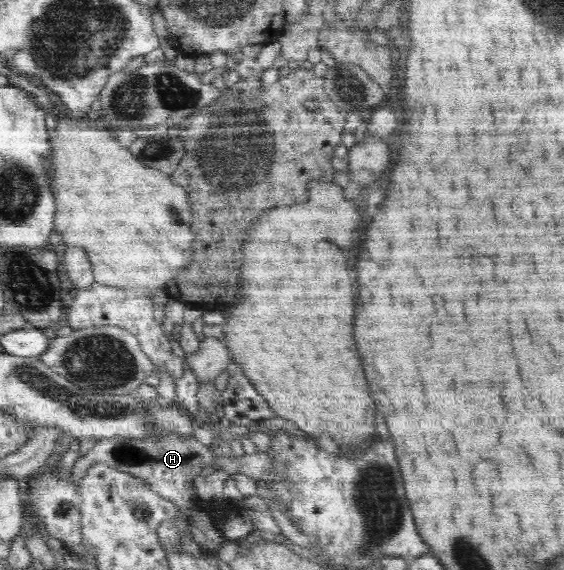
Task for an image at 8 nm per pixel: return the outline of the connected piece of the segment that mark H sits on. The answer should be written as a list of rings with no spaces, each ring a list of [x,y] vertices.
[[[164,431],[161,437],[152,437],[152,435],[144,438],[115,436],[97,441],[86,455],[78,458],[71,468],[71,481],[78,482],[92,465],[98,463],[130,473],[146,481],[152,487],[152,490],[155,490],[160,496],[172,501],[179,510],[183,511],[187,518],[192,518],[194,541],[200,542],[200,546],[204,546],[204,549],[216,550],[217,553],[225,538],[212,522],[212,518],[208,518],[208,514],[204,514],[204,512],[200,514],[200,510],[194,508],[192,503],[192,498],[194,498],[193,480],[202,476],[202,468],[211,465],[216,470],[226,471],[229,475],[238,472],[246,474],[255,481],[262,480],[270,487],[275,473],[271,465],[271,456],[265,452],[257,451],[257,453],[245,454],[239,457],[228,453],[228,457],[232,457],[231,459],[223,456],[224,453],[220,453],[214,447],[208,447],[200,443],[194,437],[180,437],[178,433],[170,431]]]

